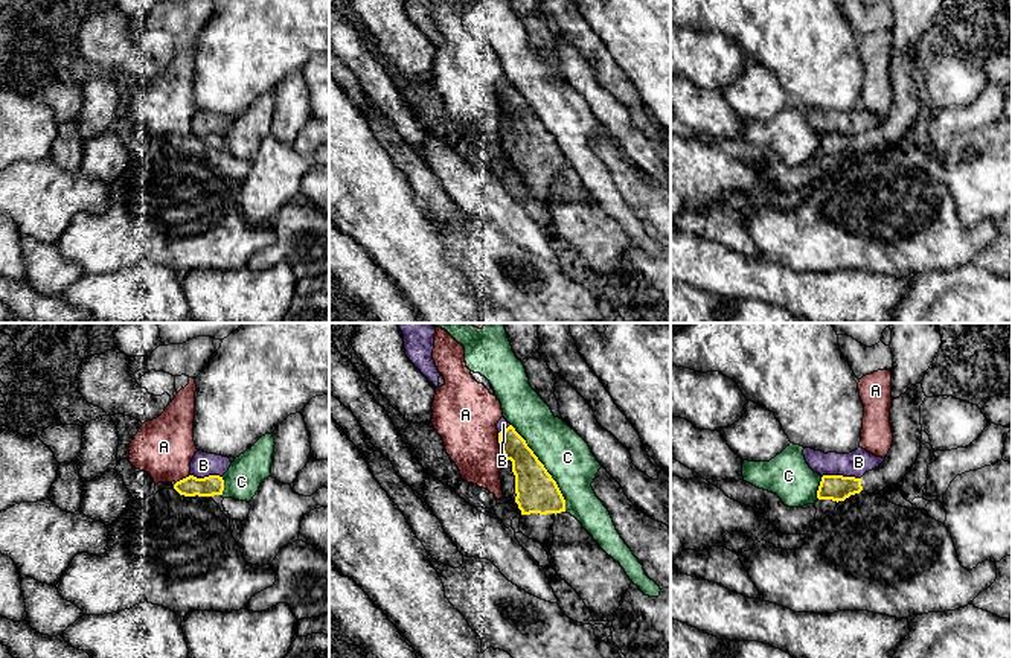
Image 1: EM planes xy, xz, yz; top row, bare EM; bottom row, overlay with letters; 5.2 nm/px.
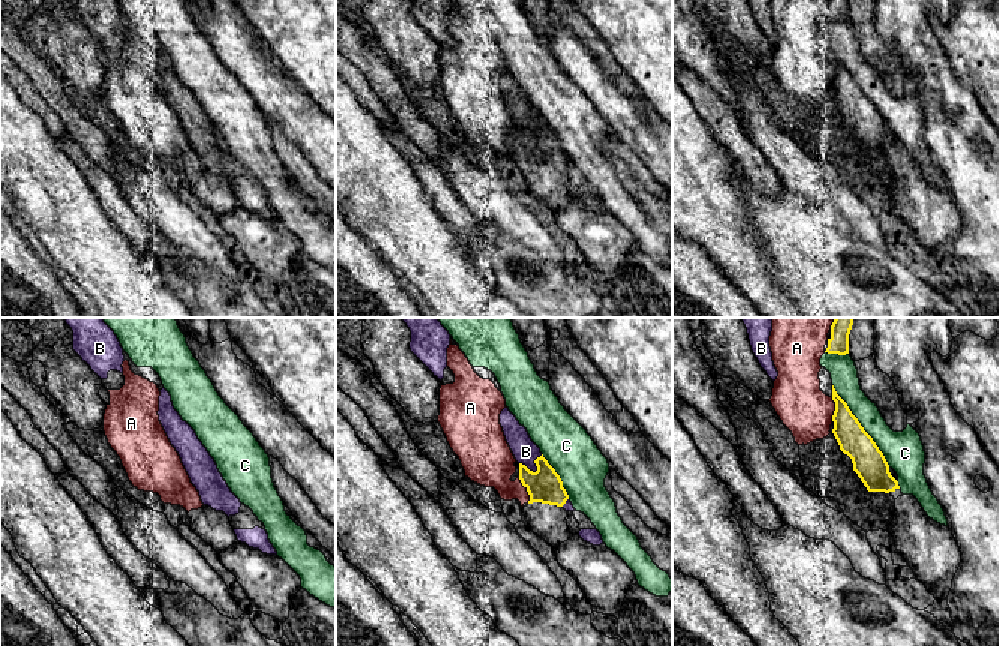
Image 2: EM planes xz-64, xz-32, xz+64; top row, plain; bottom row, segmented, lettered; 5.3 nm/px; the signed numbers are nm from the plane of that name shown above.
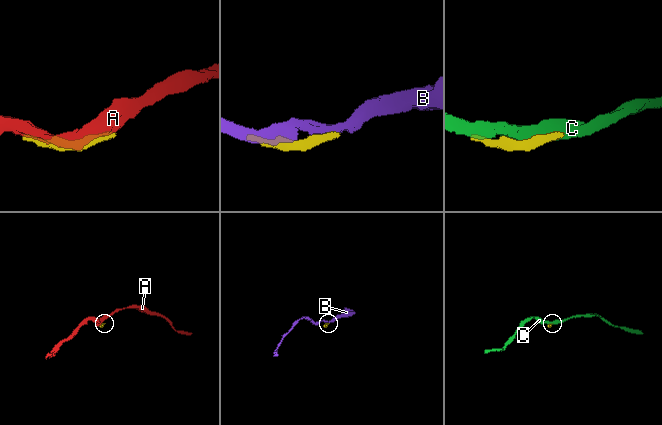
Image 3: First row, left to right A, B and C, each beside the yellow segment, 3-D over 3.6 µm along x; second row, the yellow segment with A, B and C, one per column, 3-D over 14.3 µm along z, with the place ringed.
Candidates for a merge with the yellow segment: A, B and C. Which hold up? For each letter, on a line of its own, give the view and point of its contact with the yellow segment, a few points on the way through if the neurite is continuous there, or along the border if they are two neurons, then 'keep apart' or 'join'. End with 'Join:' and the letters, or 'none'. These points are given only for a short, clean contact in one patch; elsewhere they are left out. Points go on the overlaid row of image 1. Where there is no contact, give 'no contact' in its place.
A: contact xz (500, 447); keep apart
B: contact yz (842, 475); keep apart
C: contact xz (544, 468); keep apart
Join: none

